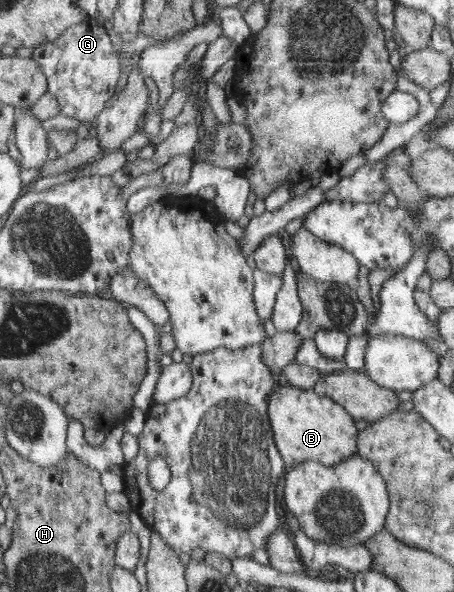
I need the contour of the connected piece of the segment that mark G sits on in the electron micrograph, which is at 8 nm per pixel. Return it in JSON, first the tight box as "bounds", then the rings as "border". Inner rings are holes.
{"bounds":[32,17,122,126],"border":[[[87,17],[86,20],[66,29],[59,39],[34,49],[32,58],[40,64],[44,75],[49,79],[49,91],[59,99],[62,114],[75,118],[84,125],[92,126],[98,114],[104,110],[106,102],[118,92],[117,86],[122,77],[121,60],[118,54],[104,24]]]}

